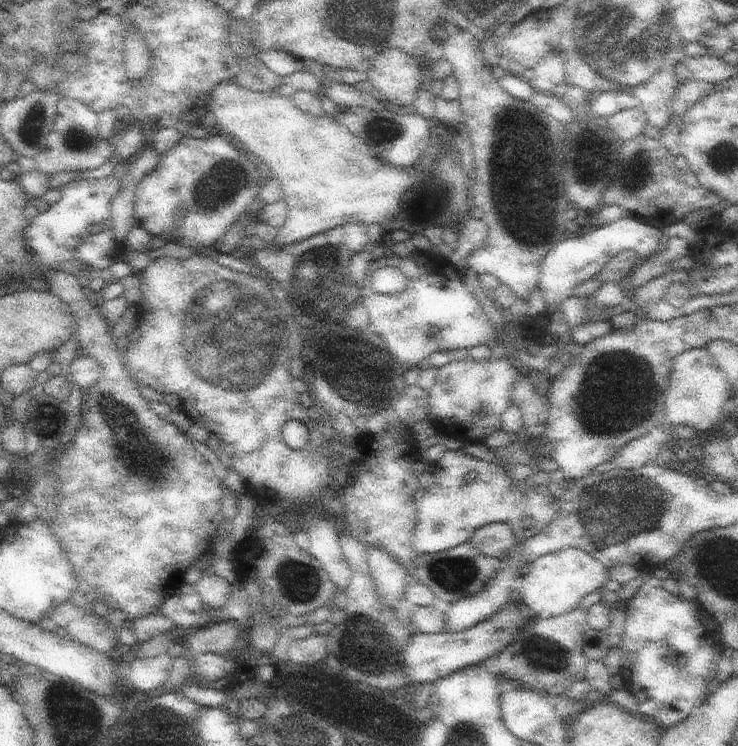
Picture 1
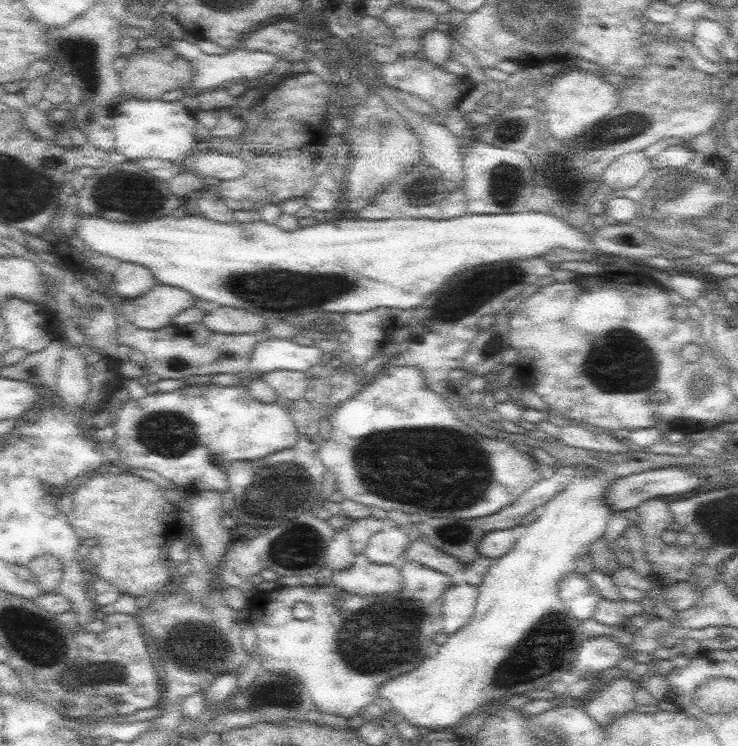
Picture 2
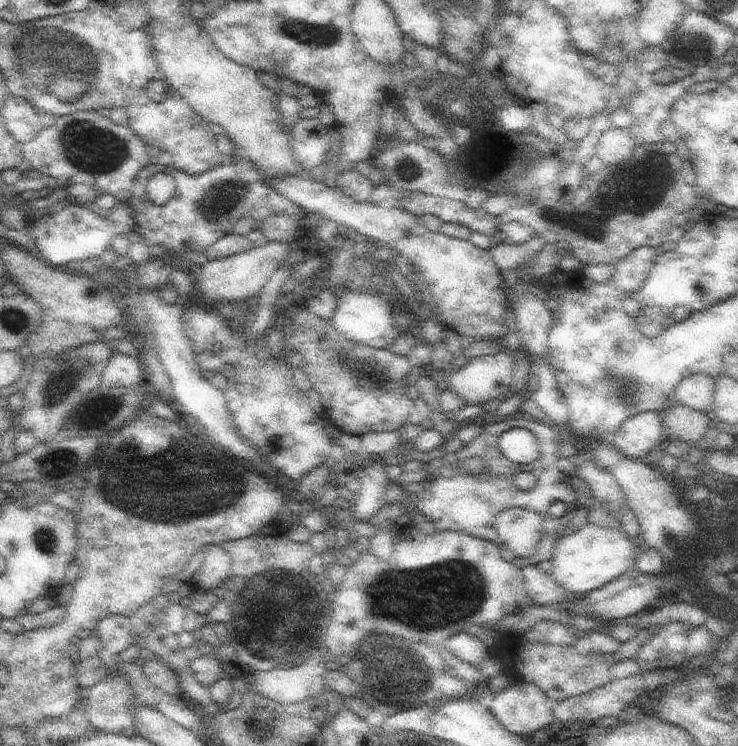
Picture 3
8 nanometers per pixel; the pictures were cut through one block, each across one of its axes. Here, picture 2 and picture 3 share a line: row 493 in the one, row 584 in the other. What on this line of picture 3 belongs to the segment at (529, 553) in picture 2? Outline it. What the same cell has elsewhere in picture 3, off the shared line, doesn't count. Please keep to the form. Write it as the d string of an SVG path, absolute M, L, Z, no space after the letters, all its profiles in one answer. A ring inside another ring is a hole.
M585 524L576 530L568 531L563 537L557 539L557 544L553 550L552 576L558 586L564 590L584 596L594 590L606 586L609 582L616 580L626 571L636 568L639 549L624 529L602 528L595 524Z

